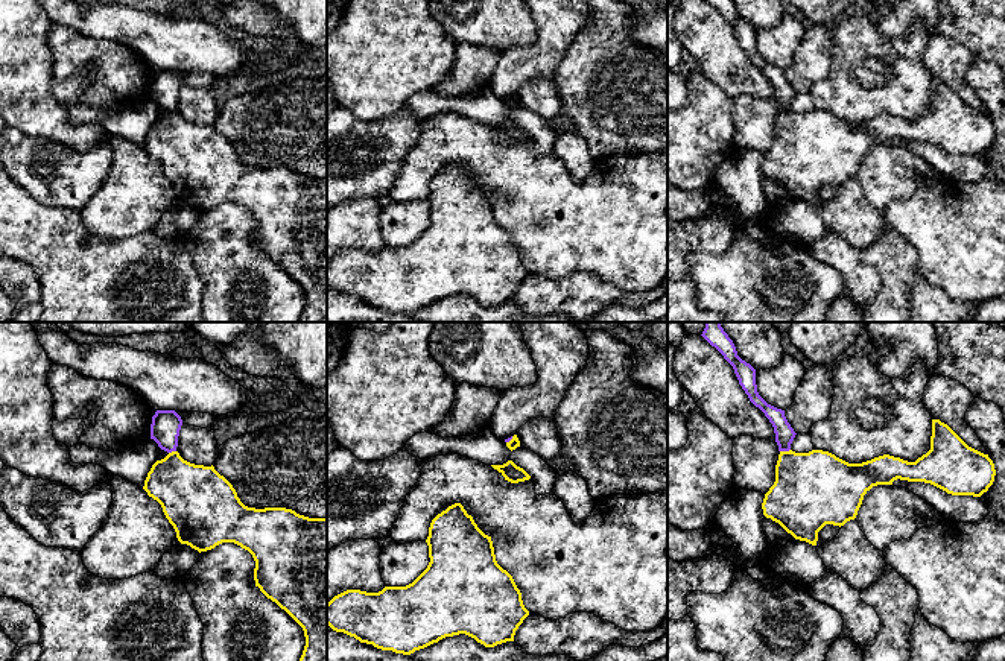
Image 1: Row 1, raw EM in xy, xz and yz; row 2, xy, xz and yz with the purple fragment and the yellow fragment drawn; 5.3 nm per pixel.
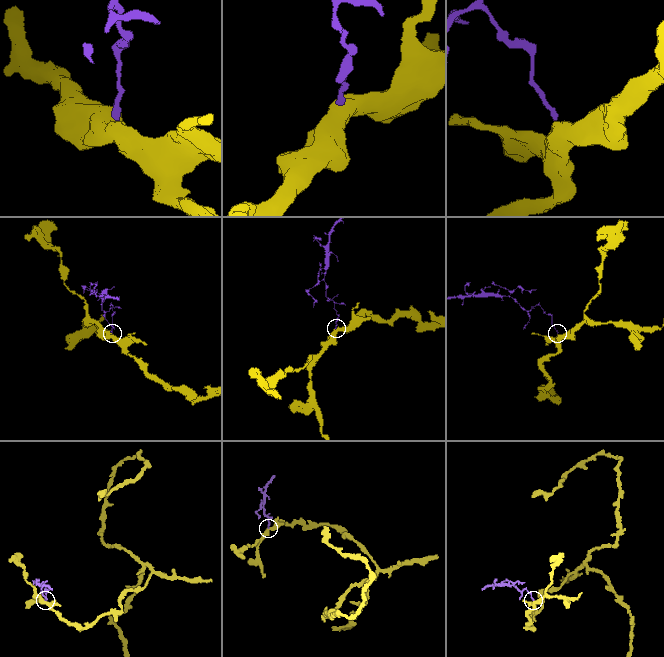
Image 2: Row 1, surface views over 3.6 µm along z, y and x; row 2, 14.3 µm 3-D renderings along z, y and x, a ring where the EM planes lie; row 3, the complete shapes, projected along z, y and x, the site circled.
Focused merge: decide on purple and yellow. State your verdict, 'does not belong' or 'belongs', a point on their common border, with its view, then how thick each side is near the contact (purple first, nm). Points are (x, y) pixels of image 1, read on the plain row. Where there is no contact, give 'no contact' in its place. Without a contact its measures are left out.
does not belong; meets purple in yz at (785, 110); 100 nm thick on the purple side, 400 nm on the other

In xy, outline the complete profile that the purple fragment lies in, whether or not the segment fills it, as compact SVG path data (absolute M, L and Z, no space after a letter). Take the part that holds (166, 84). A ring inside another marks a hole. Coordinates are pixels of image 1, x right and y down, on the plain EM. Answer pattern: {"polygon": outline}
{"polygon": "M157 70L152 76L151 99L167 112L176 111L181 85L182 79L175 70Z"}

